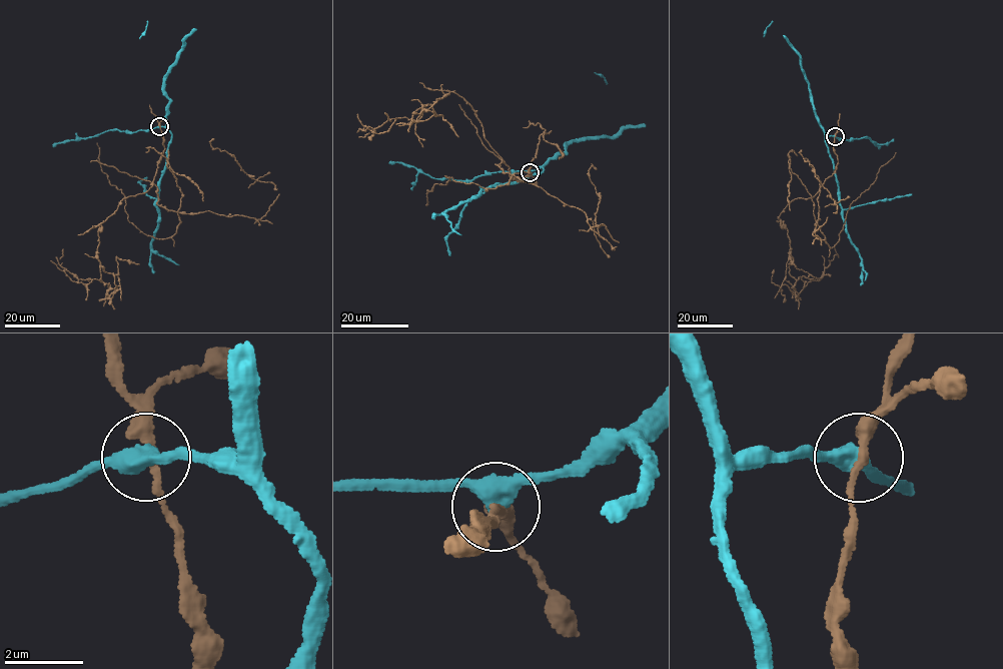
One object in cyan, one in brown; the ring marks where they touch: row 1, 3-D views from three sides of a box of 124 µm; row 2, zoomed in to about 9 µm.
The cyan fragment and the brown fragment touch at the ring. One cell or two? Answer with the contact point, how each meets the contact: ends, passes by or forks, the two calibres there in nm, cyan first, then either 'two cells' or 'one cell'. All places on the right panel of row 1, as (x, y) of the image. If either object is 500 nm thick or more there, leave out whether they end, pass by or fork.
(835, 136) | cyan passes by | brown passes by | 420/280 nm | two cells

